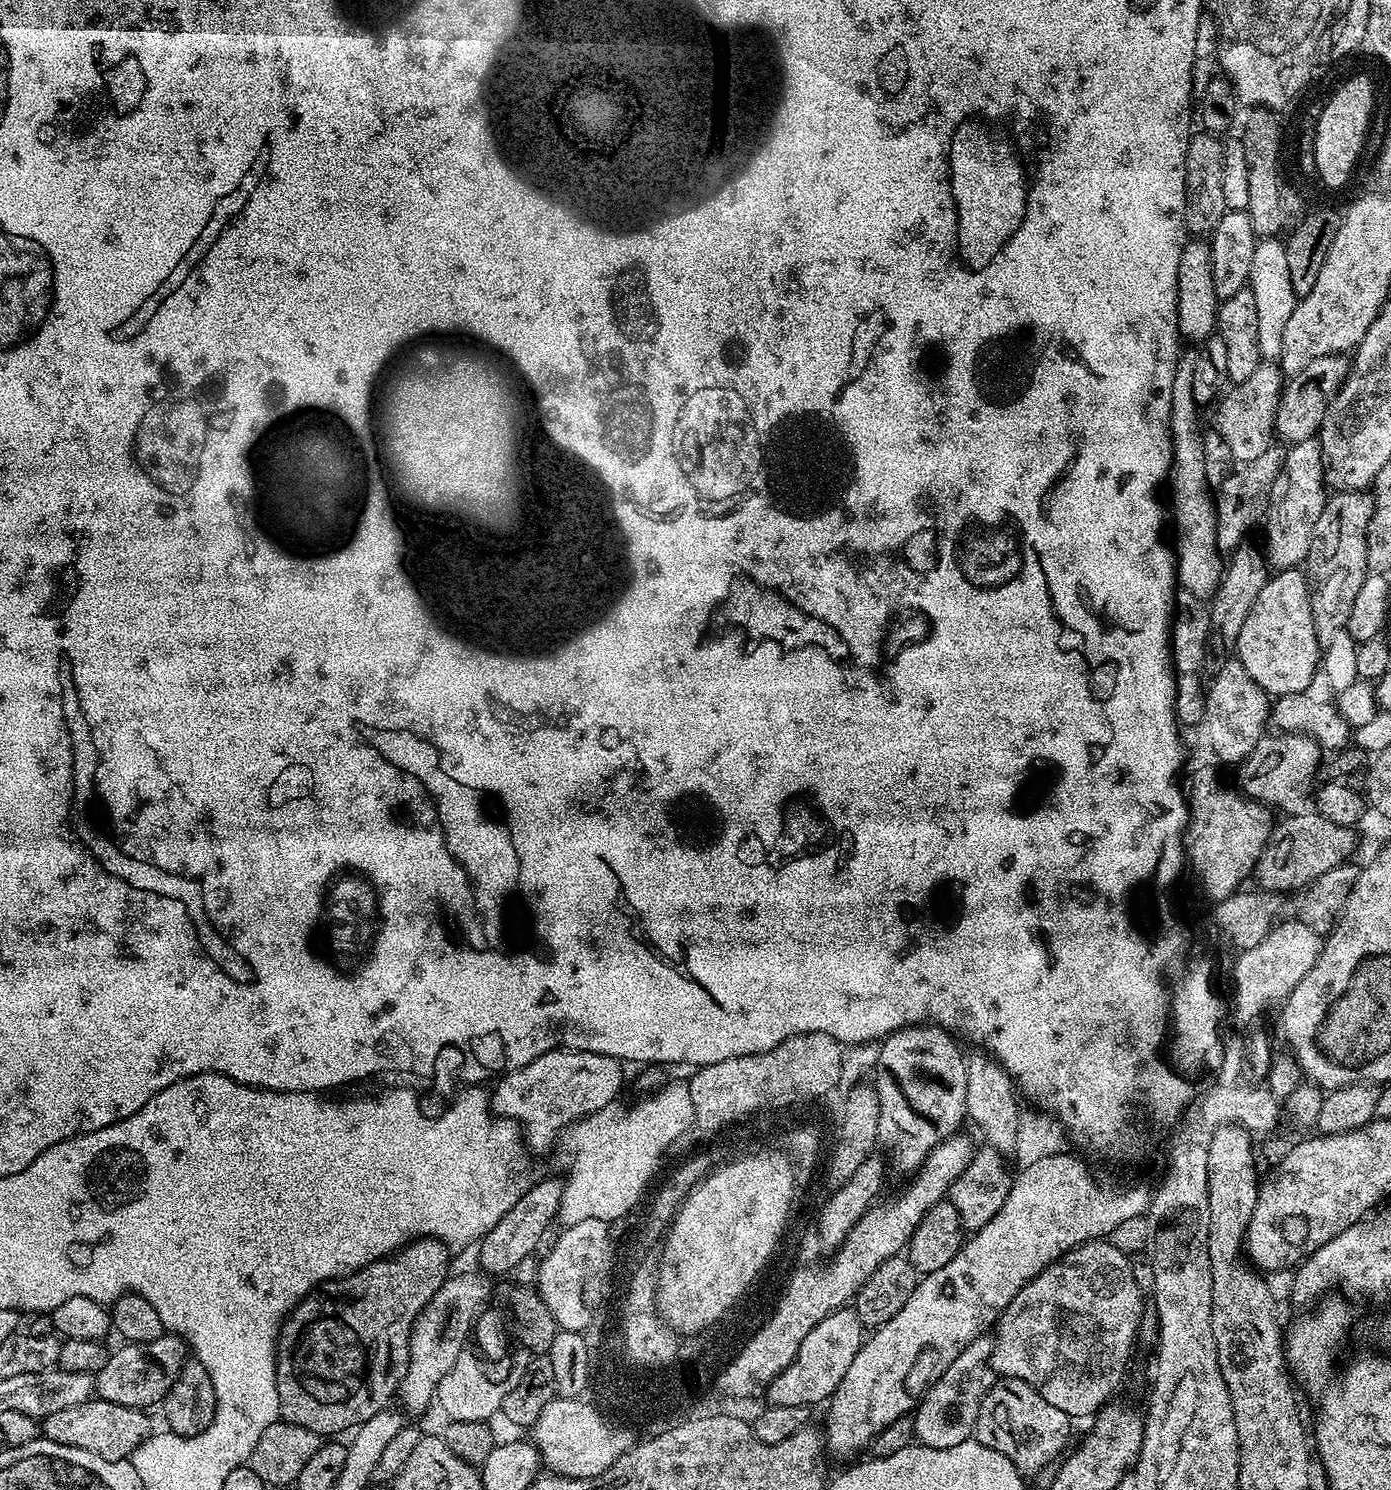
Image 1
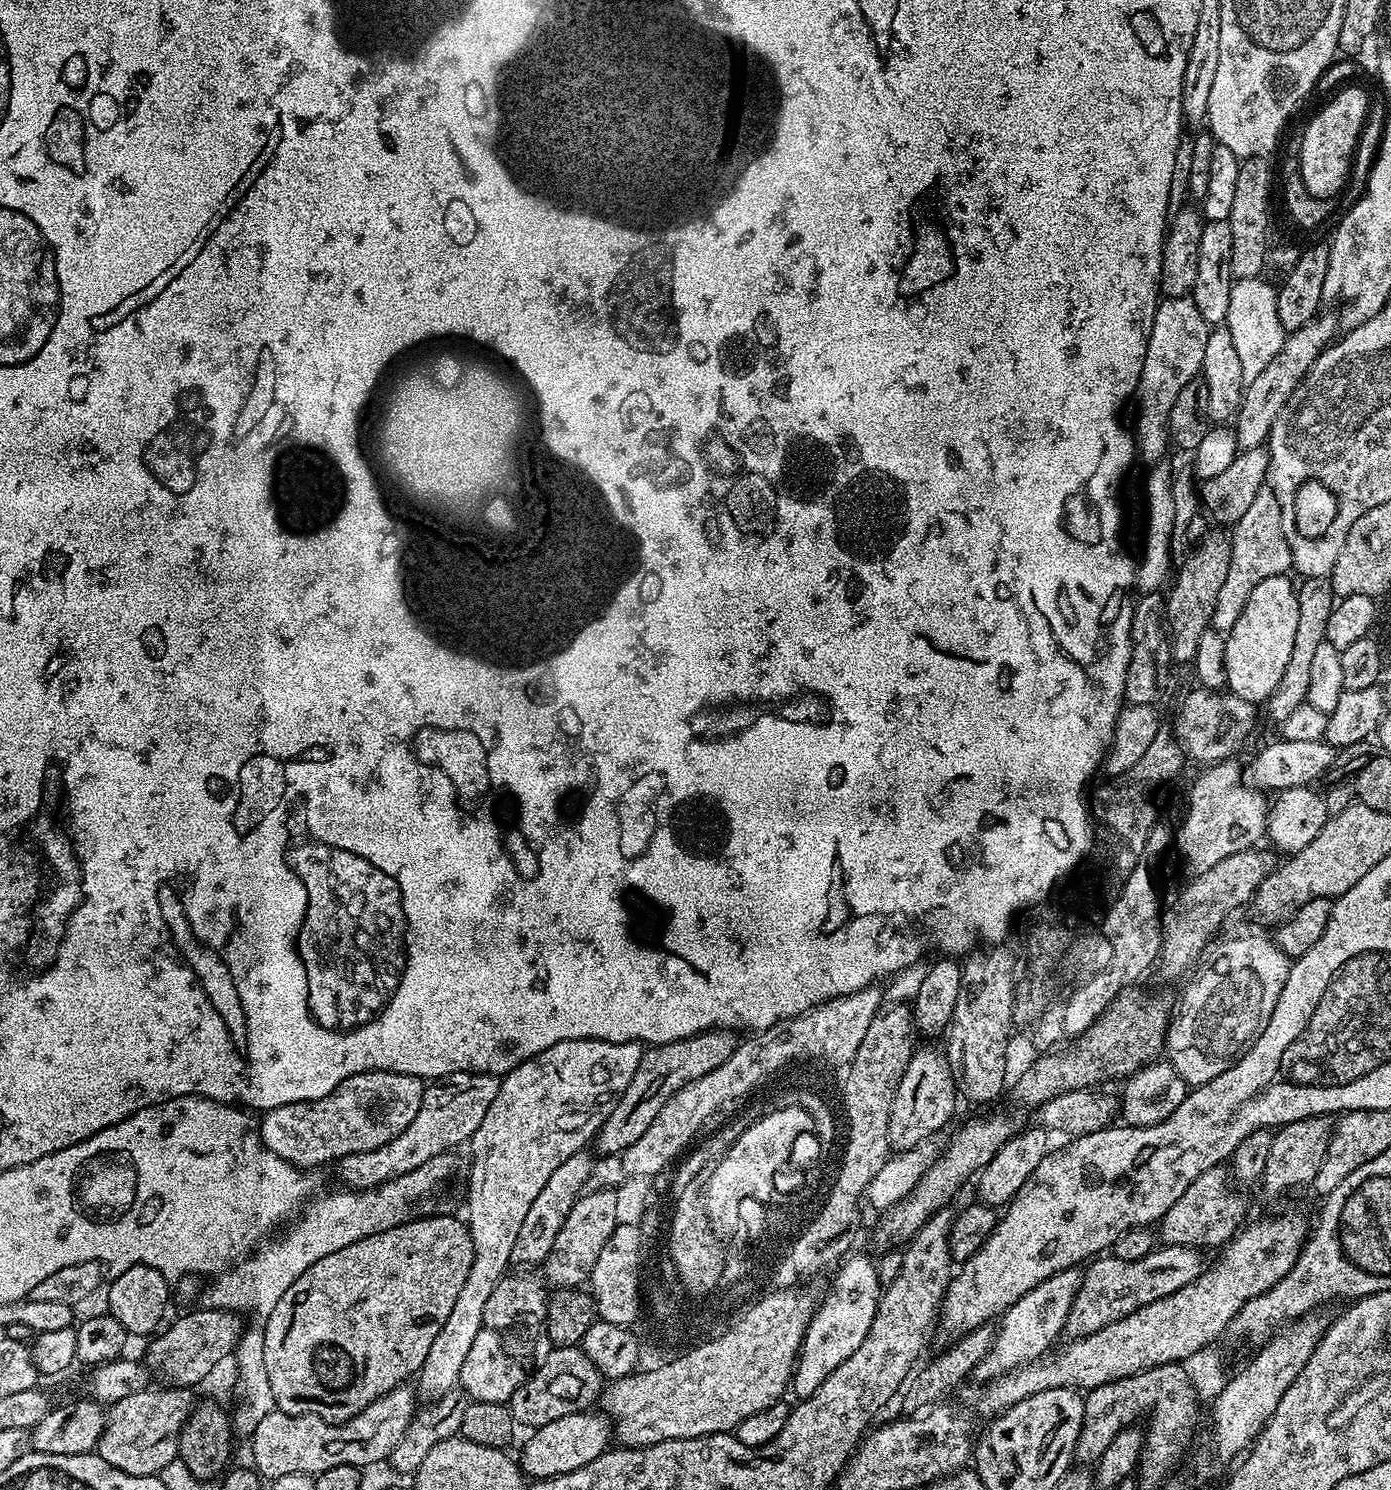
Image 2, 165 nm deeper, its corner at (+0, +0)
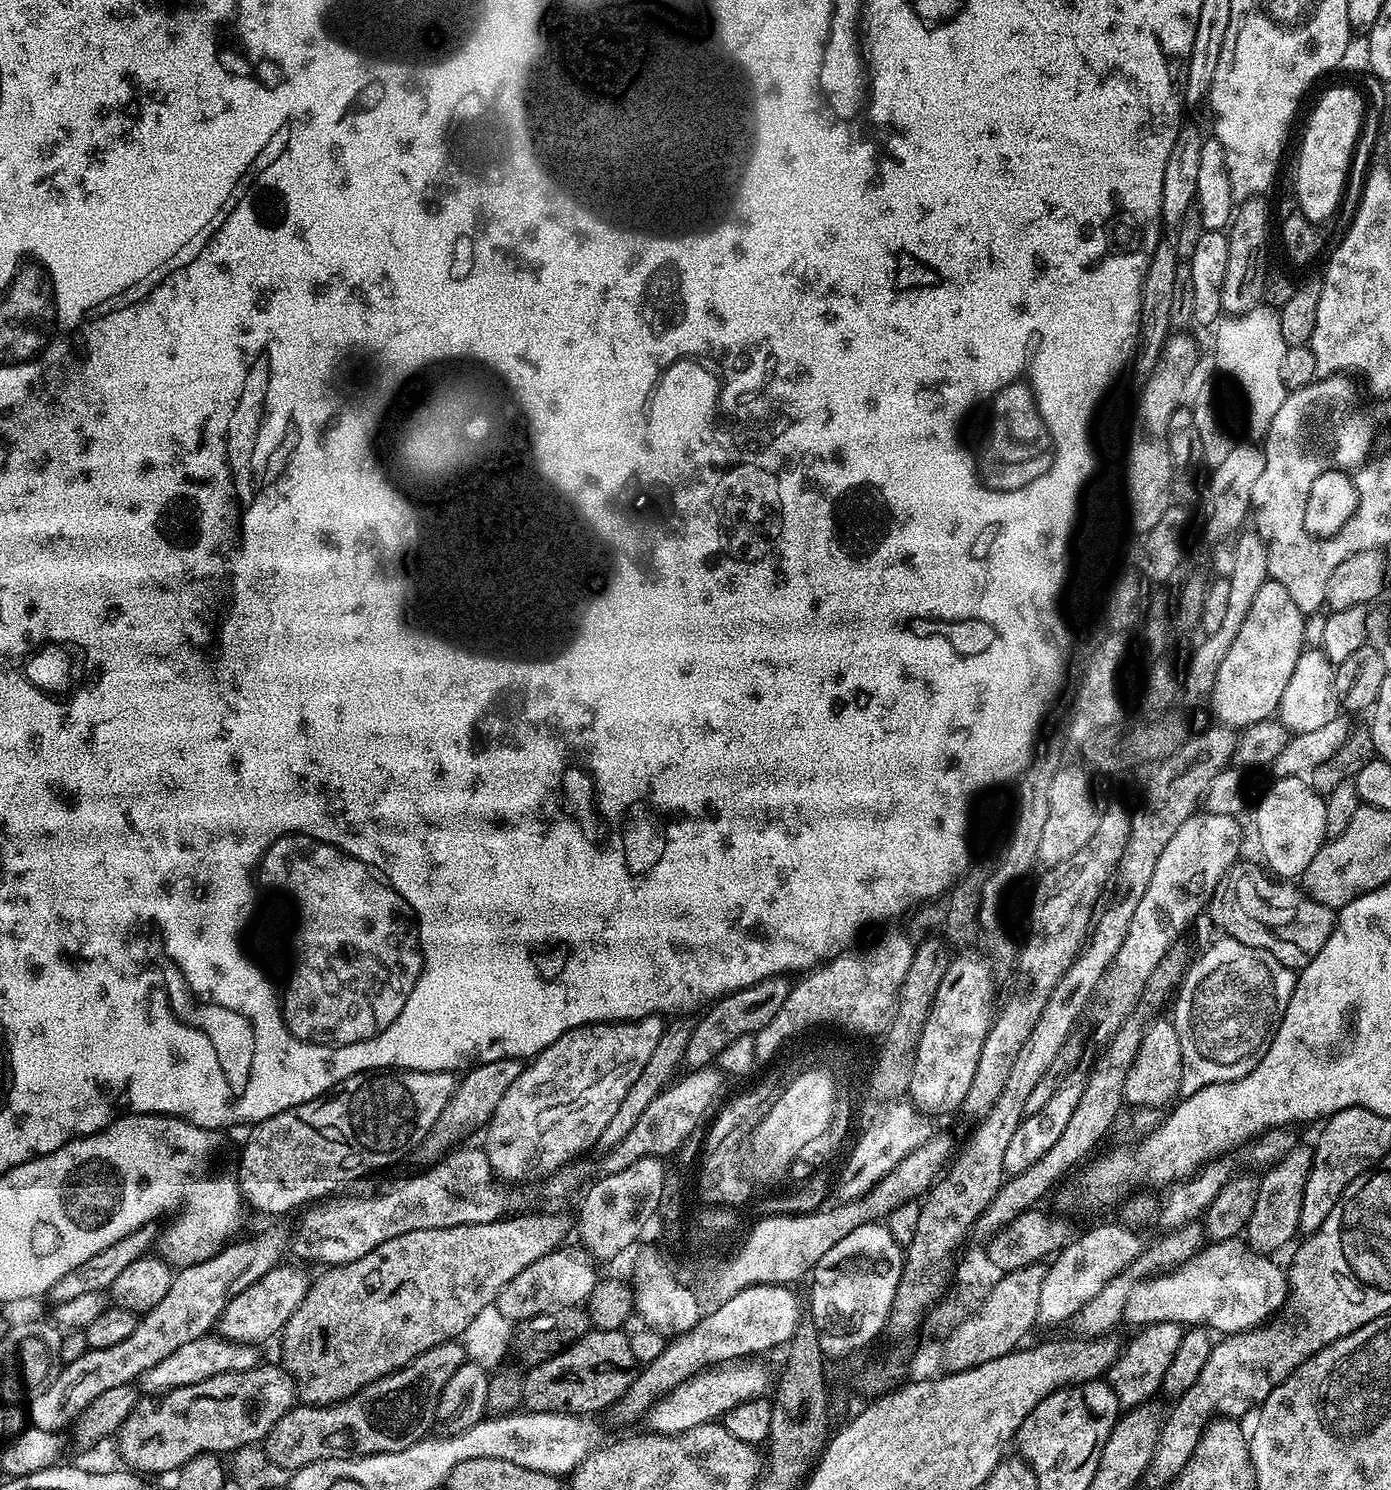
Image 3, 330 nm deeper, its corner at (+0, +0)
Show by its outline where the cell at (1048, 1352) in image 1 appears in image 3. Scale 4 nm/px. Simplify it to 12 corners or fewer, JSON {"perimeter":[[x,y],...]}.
{"perimeter":[[1243,1239],[1201,1247],[1136,1287],[1124,1320],[1267,1325],[1285,1269]]}

